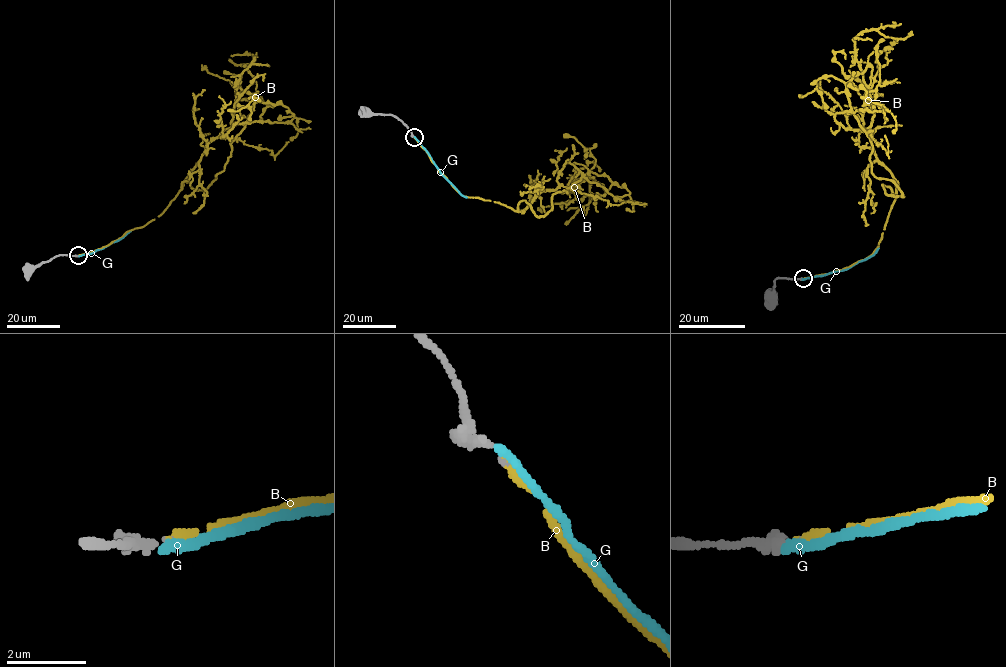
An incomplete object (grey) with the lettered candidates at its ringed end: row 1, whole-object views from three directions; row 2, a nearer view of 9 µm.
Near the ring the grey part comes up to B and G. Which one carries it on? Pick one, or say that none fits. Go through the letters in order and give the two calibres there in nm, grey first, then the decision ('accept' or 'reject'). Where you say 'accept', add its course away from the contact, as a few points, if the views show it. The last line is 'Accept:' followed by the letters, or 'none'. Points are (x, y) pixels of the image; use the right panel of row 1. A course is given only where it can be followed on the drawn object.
B: 160/190 nm | accept | via (803, 279), (865, 259), (878, 245), (895, 199), (896, 181), (877, 158), (847, 89), (875, 89), (882, 40)
G: 180/240 nm | reject
Accept: B

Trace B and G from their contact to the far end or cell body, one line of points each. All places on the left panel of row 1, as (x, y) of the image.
B: (78, 255), (103, 248), (160, 215), (211, 140), (234, 139), (259, 101), (276, 105), (263, 100), (243, 66)
G: (78, 255), (104, 247), (131, 230)

